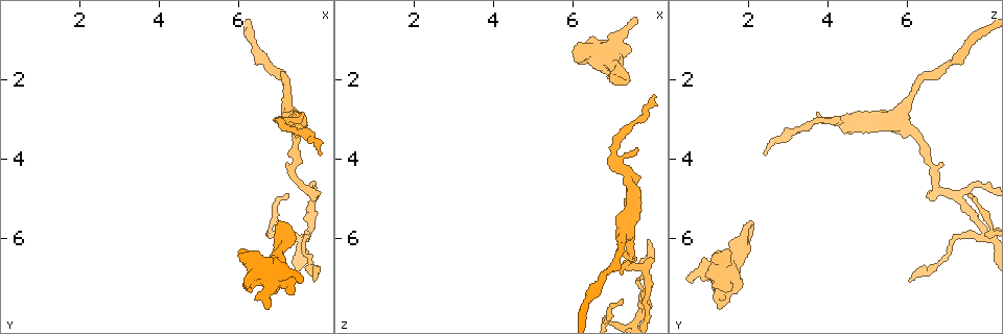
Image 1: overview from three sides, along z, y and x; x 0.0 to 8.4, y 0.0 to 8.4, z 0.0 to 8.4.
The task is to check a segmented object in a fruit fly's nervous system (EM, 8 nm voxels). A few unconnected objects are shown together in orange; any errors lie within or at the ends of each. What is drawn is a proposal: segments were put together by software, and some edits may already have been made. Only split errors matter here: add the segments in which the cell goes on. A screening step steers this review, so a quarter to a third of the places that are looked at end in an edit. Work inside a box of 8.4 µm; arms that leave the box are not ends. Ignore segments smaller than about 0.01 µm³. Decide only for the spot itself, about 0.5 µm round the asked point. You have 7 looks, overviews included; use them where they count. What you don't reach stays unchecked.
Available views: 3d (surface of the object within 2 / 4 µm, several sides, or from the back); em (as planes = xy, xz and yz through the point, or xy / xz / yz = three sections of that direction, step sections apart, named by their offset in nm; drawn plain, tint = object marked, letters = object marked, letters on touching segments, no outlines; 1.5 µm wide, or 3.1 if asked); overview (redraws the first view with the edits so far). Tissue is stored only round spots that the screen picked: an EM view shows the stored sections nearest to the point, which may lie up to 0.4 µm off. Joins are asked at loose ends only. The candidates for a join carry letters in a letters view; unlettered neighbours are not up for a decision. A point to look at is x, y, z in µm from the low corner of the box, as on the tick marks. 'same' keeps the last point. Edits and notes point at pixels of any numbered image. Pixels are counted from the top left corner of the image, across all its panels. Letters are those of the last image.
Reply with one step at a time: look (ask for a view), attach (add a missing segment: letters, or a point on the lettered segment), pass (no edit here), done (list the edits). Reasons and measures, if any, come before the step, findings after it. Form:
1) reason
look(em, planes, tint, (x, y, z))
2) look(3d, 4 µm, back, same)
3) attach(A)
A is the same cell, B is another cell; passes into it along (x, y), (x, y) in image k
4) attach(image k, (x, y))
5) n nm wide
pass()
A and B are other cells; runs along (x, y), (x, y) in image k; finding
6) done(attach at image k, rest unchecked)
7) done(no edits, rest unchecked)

free end
look(em, yz, step 4, letters, (7.55, 7.10, 0.60))

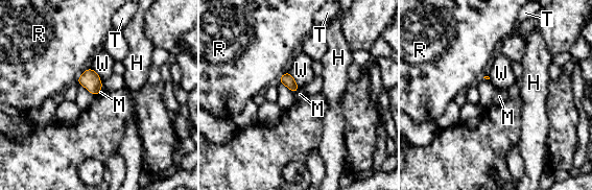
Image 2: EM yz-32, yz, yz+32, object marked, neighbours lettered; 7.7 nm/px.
cut it another way
look(em, planes, letters, same)

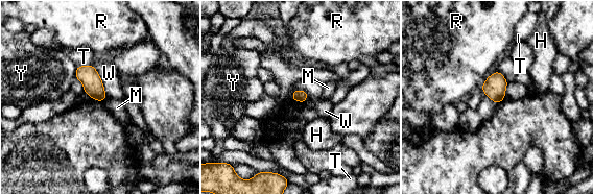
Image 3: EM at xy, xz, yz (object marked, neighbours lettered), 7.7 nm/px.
pass()
H, M, R, T, W and Y are other cells; border along (309, 95), (302, 102) in image 3; none of them fits

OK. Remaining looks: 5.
stops while still wide
look(3d, 2 µm, back, (6.00, 6.40, 1.55))

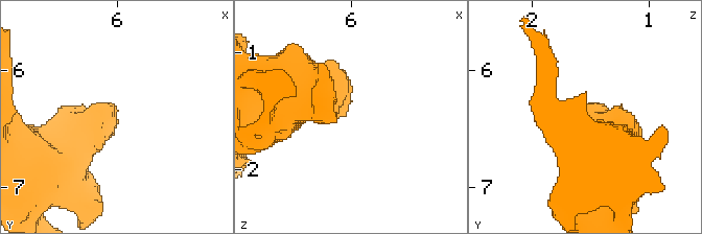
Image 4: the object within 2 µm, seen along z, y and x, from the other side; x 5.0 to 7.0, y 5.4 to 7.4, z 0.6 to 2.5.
look(em, xy, step 8, letters, (6.02, 6.34, 1.52))

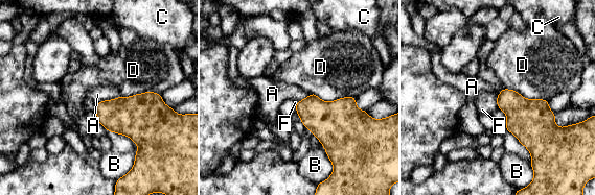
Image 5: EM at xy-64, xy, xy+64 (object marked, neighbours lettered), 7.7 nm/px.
another direction
look(em, planes, letters, same)

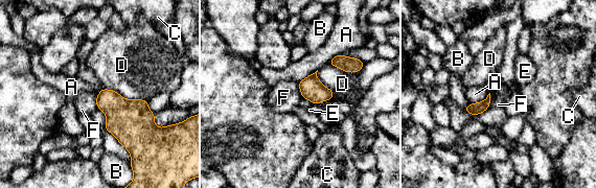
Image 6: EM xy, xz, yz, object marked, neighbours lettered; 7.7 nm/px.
pass()
A, B, C, D, E and F are other cells; border along (489, 92), (488, 107) in image 6; no lettered segment goes on from it

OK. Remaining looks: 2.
done(no edits, rest unchecked)

